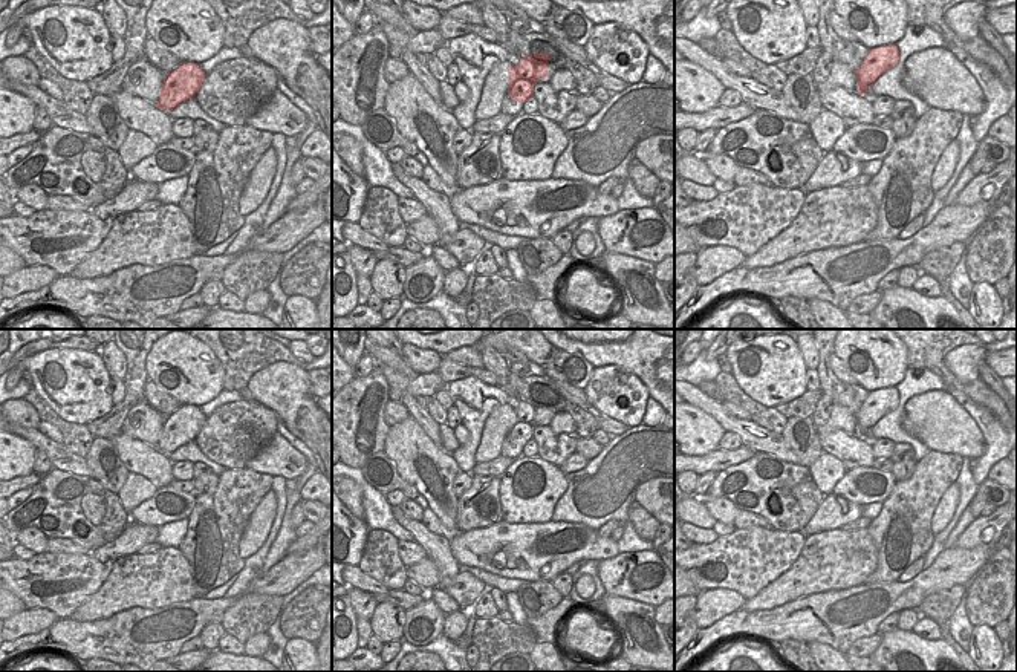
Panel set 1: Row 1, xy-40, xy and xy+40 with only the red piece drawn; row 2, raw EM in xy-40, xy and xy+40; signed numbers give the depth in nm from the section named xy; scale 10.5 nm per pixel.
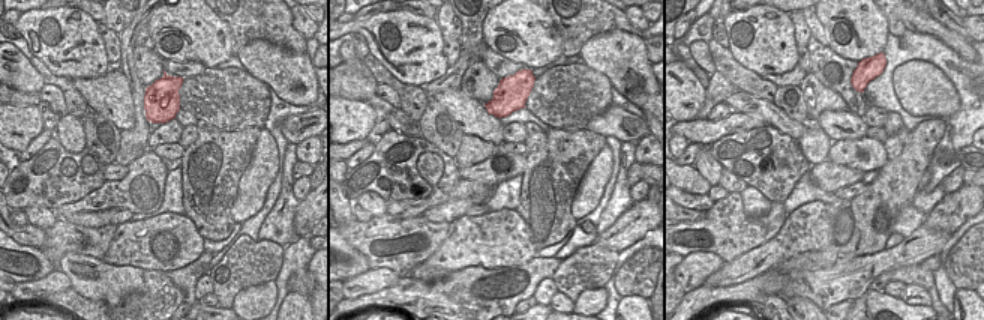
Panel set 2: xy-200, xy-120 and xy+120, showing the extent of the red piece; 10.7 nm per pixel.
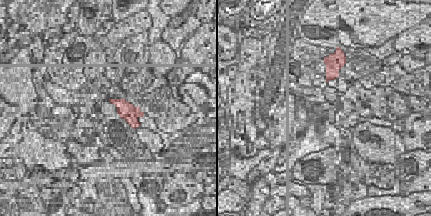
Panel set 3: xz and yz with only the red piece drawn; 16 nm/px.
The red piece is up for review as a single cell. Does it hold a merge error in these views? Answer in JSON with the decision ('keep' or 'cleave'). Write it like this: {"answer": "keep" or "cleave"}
{"answer": "keep"}

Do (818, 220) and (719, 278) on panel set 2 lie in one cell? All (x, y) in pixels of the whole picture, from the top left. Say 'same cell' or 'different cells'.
same cell

